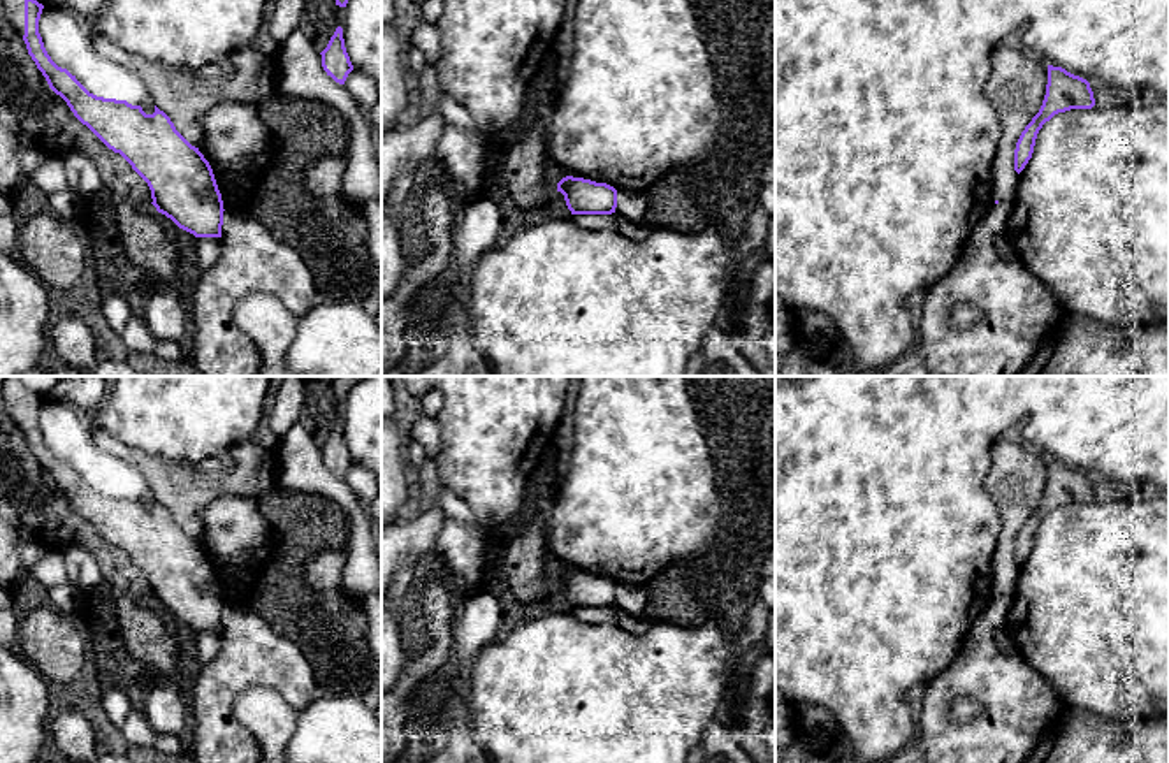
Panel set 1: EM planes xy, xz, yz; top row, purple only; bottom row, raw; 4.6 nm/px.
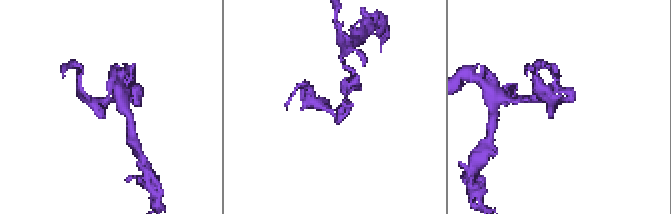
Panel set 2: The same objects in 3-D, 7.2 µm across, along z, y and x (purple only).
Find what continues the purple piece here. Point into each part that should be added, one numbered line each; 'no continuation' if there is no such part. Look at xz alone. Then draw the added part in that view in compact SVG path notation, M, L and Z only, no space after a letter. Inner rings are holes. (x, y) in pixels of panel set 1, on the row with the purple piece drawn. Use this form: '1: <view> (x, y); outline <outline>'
no continuation

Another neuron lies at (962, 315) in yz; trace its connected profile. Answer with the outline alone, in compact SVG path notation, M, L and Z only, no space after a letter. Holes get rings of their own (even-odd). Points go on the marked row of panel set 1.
M958 302L951 308L949 325L956 329L967 329L981 318L981 313L976 306L969 302Z

